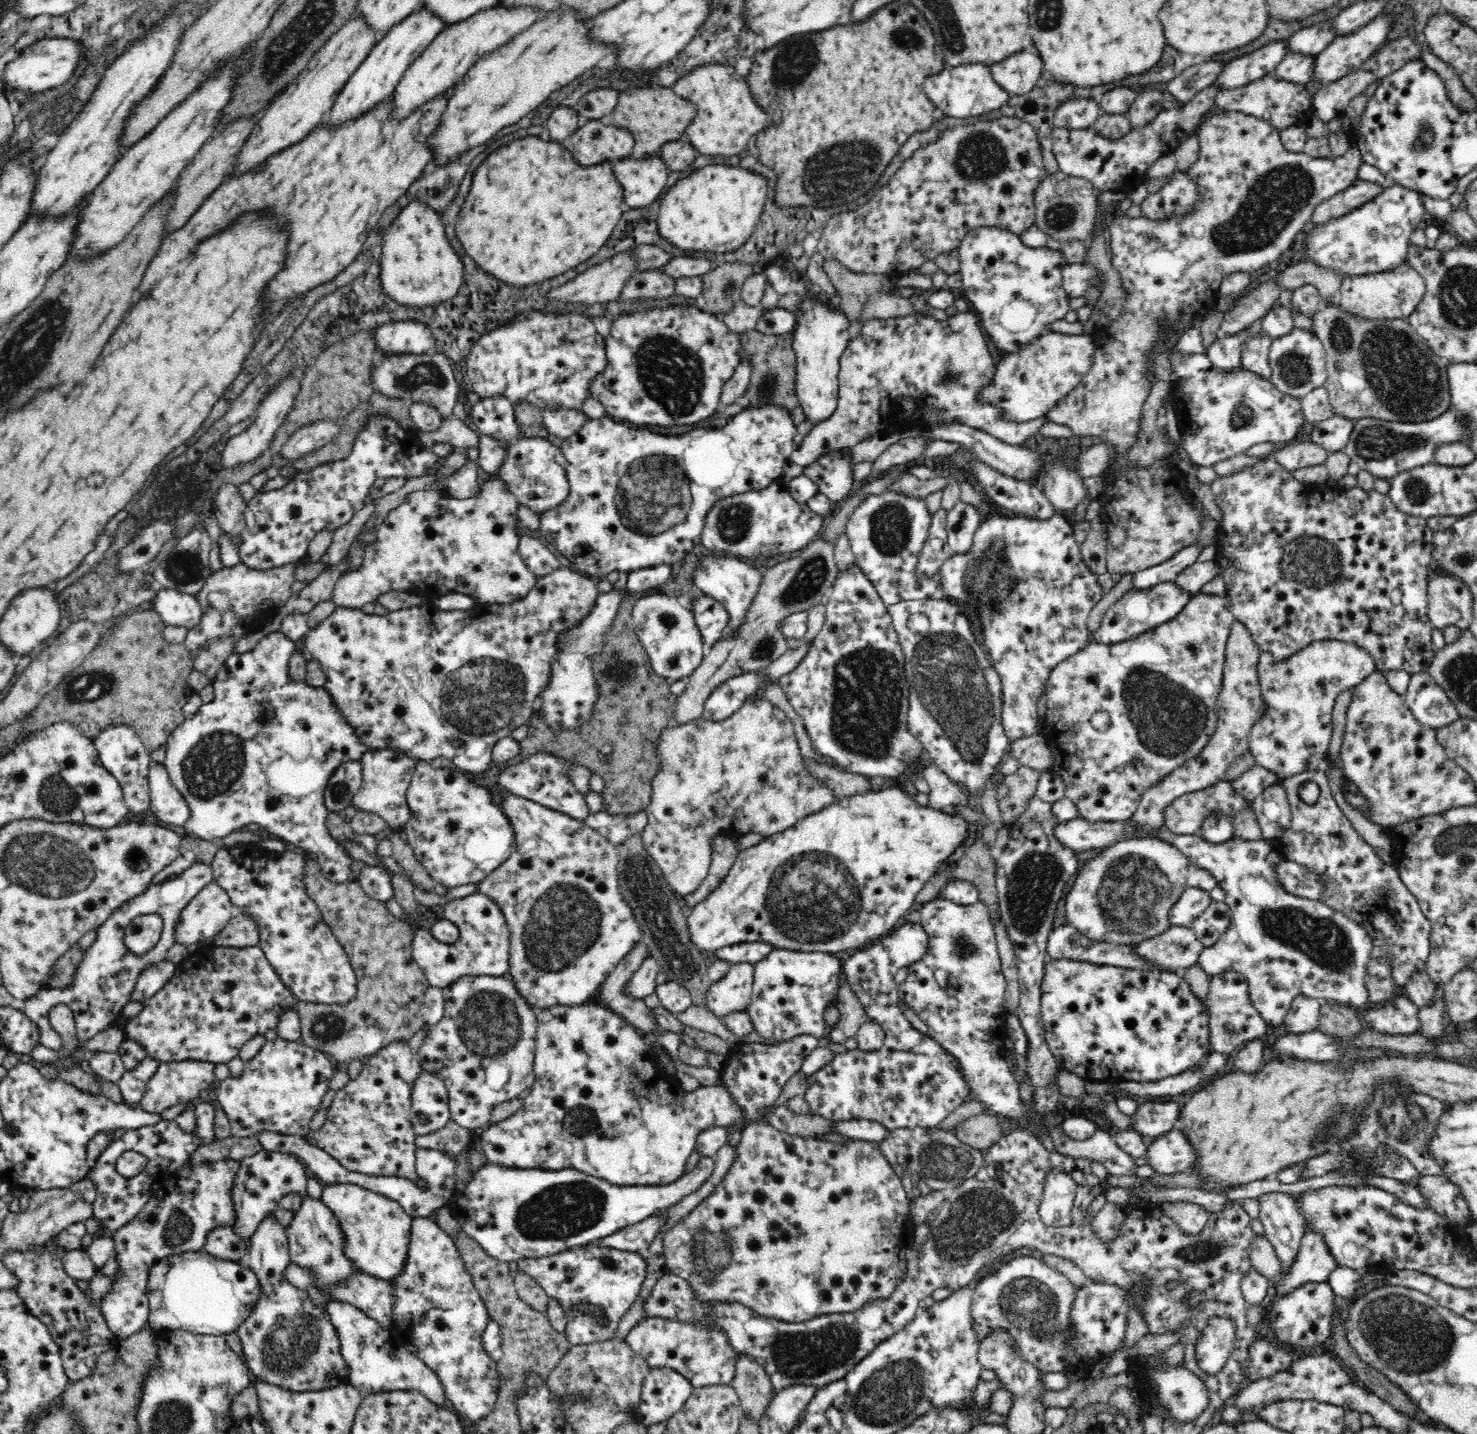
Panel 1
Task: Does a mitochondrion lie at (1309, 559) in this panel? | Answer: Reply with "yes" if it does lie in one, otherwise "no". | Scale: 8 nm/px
yes

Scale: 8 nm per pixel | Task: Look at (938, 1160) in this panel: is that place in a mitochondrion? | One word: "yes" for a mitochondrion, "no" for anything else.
yes

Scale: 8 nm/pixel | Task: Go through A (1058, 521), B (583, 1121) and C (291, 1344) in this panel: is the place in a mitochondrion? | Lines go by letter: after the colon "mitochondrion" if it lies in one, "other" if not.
A: other
B: mitochondrion
C: mitochondrion

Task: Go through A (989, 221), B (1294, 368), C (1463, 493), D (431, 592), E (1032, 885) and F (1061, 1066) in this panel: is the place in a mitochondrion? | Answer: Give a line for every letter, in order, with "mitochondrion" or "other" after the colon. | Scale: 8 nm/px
A: other
B: mitochondrion
C: other
D: other
E: mitochondrion
F: other

